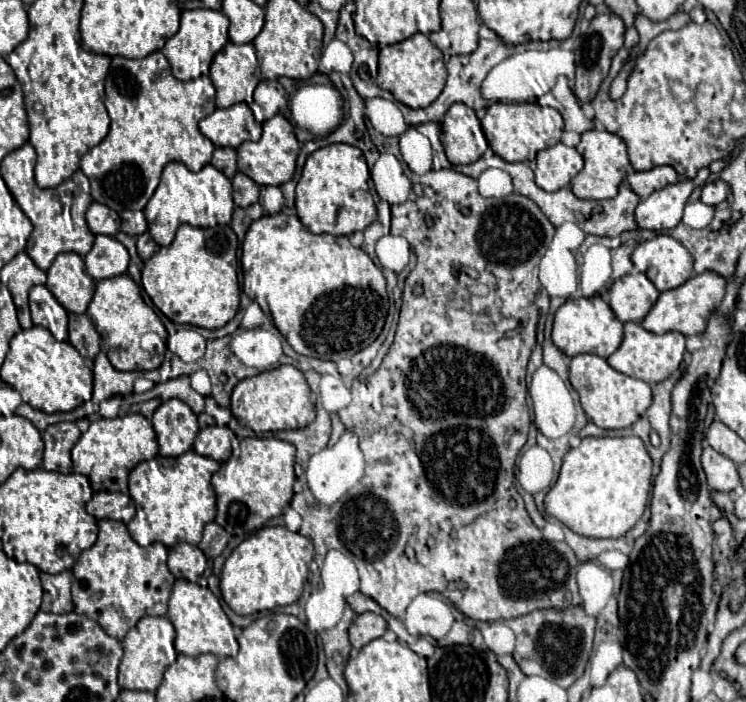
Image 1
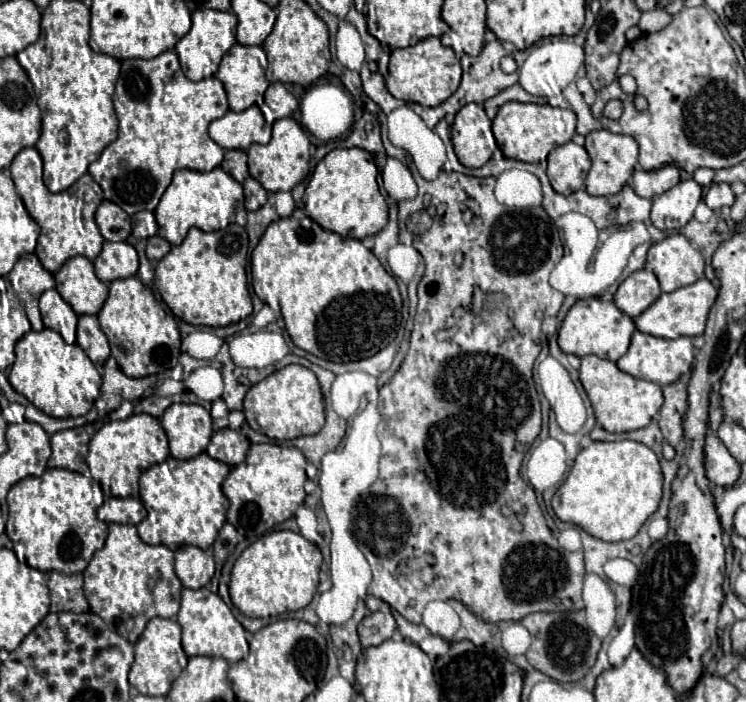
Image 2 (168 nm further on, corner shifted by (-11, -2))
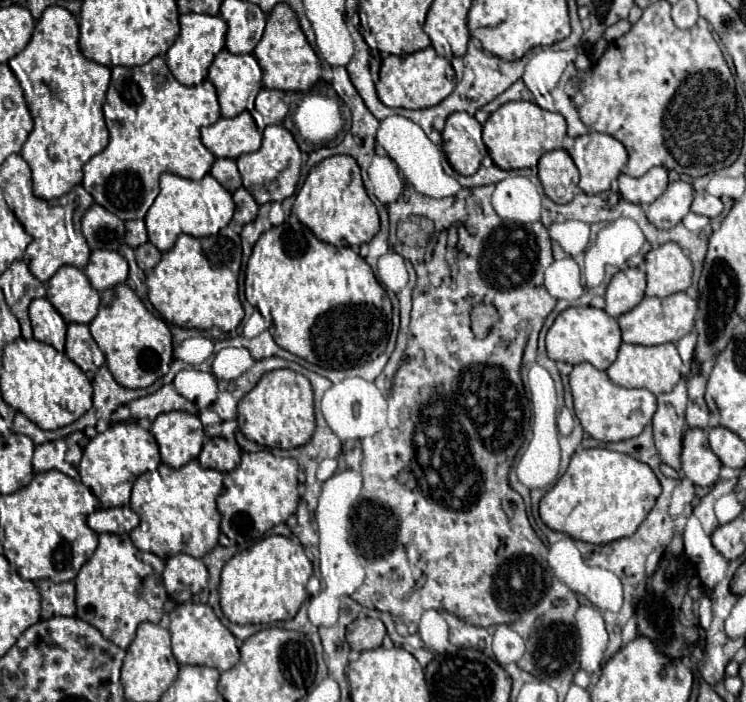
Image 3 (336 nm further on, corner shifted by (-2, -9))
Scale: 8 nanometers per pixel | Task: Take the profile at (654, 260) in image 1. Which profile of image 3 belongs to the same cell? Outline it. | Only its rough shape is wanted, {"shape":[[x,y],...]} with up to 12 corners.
{"shape":[[676,242],[646,254],[646,296],[686,292],[692,262]]}

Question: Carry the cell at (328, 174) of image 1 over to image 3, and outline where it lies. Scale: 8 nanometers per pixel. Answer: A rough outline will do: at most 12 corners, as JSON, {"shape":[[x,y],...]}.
{"shape":[[354,158],[322,160],[296,194],[298,220],[332,246],[380,230]]}

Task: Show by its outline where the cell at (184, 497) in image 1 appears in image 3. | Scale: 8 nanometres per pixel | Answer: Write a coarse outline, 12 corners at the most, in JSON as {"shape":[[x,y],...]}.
{"shape":[[222,472],[138,476],[134,546],[162,560],[218,544]]}

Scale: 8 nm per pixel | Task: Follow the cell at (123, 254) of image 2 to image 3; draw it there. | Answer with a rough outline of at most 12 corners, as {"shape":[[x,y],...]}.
{"shape":[[94,250],[84,268],[104,292],[126,282],[128,262],[112,250]]}

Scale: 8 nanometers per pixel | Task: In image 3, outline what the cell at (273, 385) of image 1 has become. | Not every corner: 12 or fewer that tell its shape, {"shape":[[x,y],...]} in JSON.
{"shape":[[272,370],[238,404],[242,434],[296,448],[314,432],[306,376]]}

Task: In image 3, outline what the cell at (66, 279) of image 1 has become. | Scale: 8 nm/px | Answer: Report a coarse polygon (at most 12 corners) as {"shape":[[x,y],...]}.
{"shape":[[62,266],[48,296],[66,324],[90,324],[100,294],[76,266]]}

